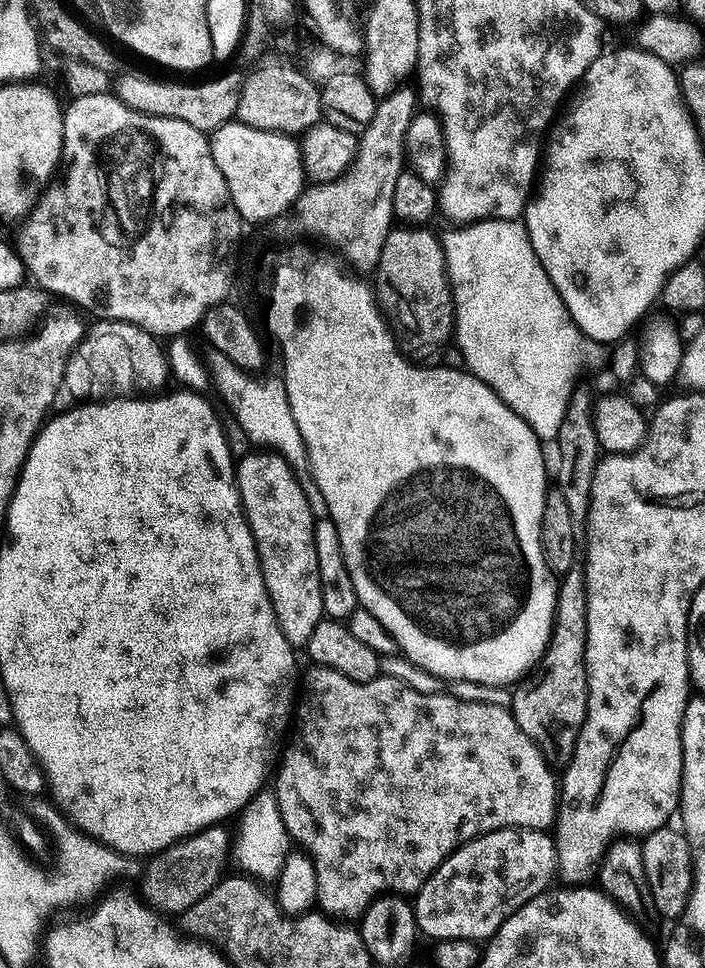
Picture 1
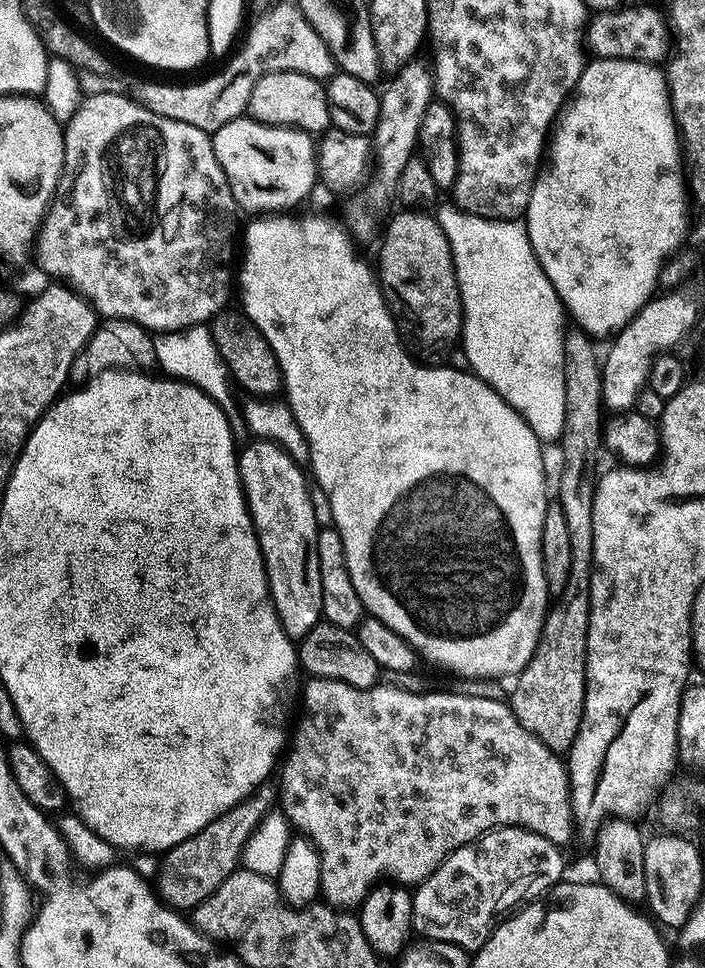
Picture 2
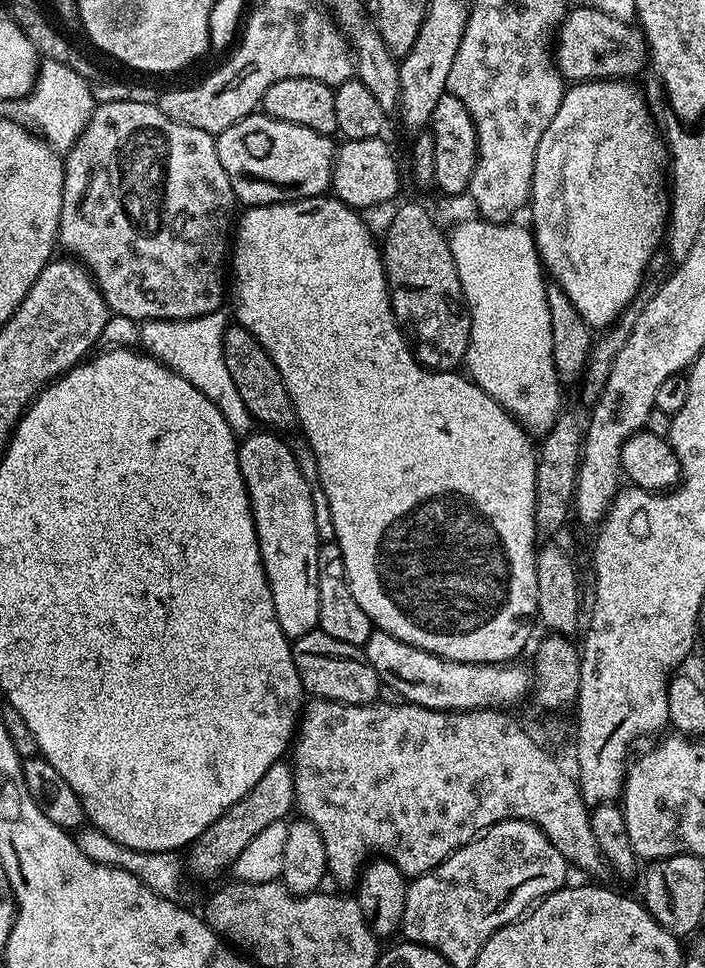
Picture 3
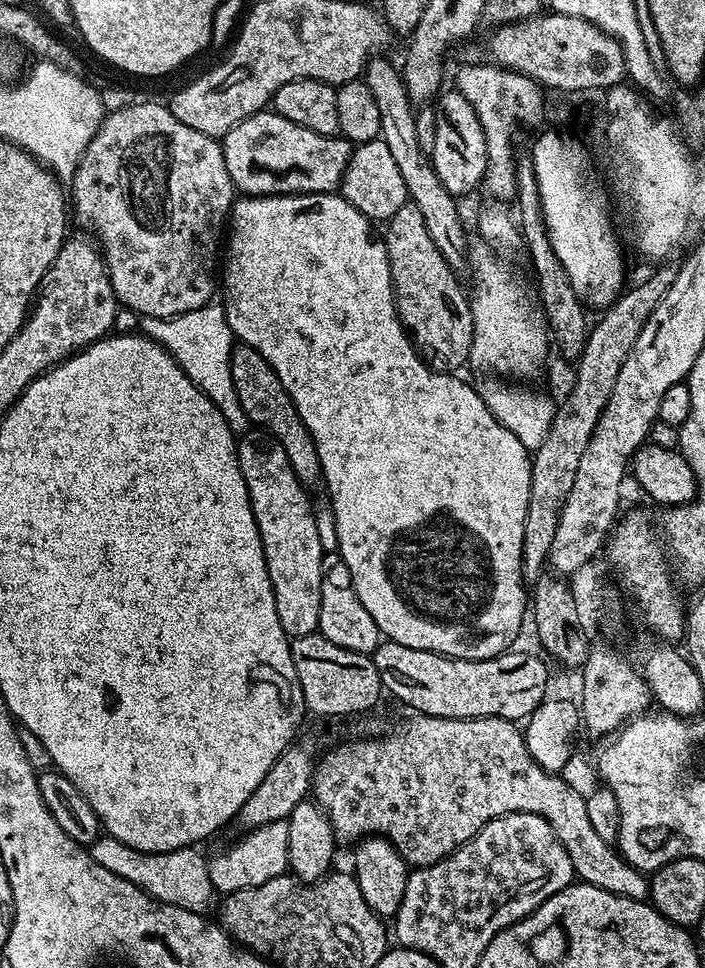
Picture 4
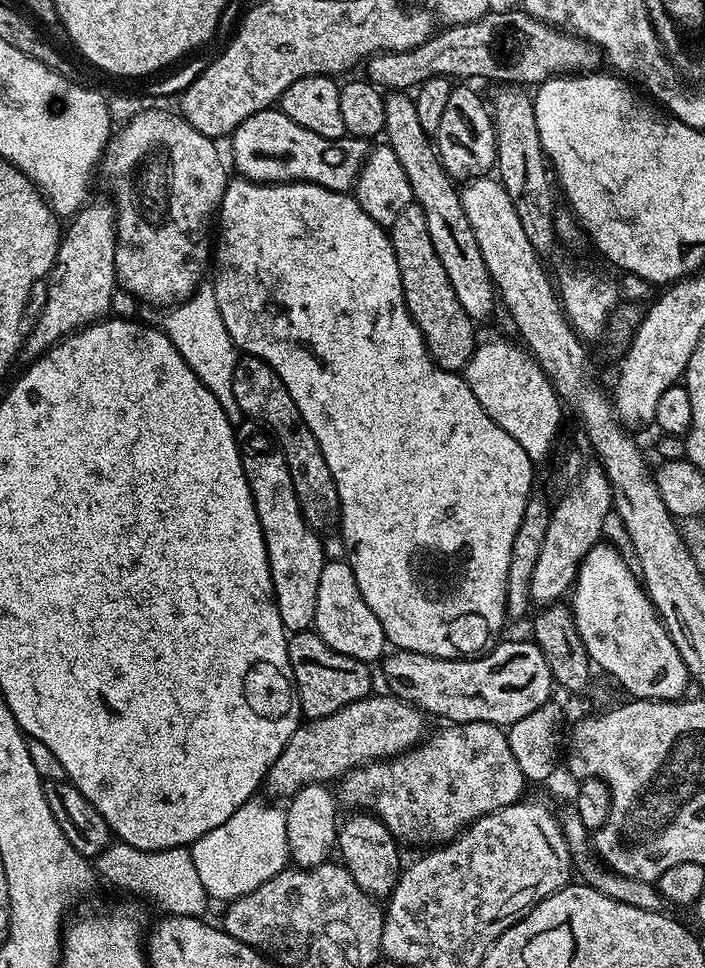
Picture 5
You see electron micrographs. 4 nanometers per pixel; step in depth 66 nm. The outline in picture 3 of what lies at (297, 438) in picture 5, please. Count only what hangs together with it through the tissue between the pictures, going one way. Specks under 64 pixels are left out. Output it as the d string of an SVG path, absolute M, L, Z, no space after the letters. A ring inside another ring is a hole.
M229 323L224 329L222 354L226 358L226 370L230 370L230 378L234 378L234 386L238 386L238 394L242 394L242 402L246 402L246 410L253 421L268 430L295 429L298 424L296 407L284 389L282 374L278 366L274 366L270 354L256 341L254 334L238 323Z

